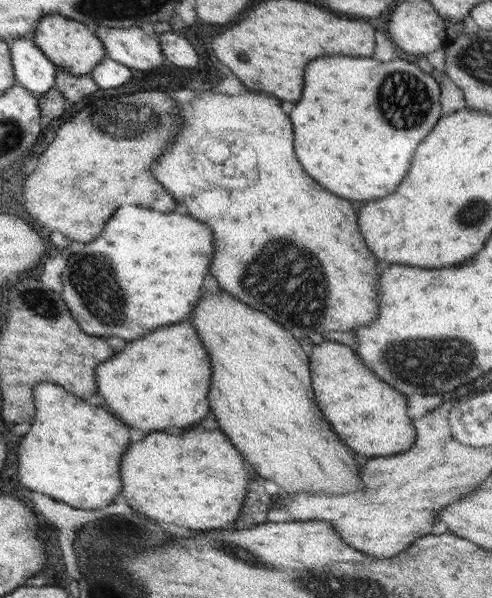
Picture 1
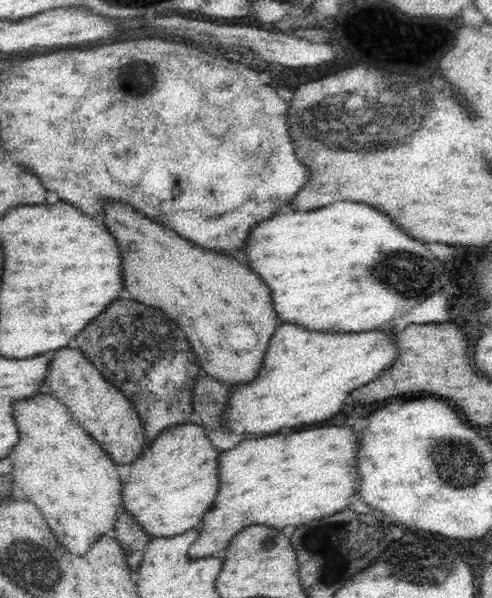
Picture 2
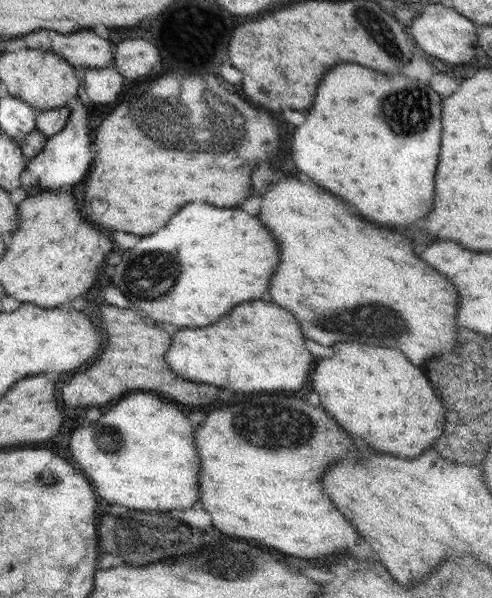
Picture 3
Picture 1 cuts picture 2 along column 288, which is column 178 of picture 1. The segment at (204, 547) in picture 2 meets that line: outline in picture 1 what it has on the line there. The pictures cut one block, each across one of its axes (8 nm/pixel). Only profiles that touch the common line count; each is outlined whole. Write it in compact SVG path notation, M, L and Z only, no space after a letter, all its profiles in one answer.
M219 428L179 431L182 434L168 434L168 431L151 432L140 442L132 442L122 458L122 496L128 498L130 506L162 524L178 524L192 530L224 528L233 530L236 518L240 516L242 502L248 494L248 482L254 478L254 470L244 455L230 442Z

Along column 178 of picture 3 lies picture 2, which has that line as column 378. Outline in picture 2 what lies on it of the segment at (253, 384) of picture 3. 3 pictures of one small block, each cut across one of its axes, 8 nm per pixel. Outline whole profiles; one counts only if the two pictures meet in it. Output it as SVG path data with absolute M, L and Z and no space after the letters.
M294 324L278 326L276 336L270 340L272 344L268 346L264 368L260 370L258 378L248 386L234 386L230 396L230 408L226 412L226 428L232 430L236 439L241 438L240 434L252 438L287 432L286 428L316 424L336 416L344 406L344 398L354 388L372 382L388 366L392 366L392 362L396 362L400 352L396 348L392 334L394 332L390 330L370 330L360 334L330 334L330 332L310 332Z

